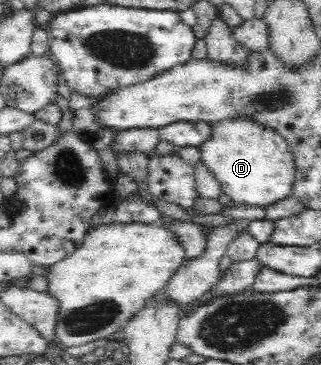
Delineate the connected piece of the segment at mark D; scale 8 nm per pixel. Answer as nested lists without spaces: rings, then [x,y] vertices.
[[[223,120],[212,125],[207,141],[198,146],[200,160],[219,181],[233,205],[265,208],[292,193],[296,164],[289,143],[276,131],[255,121]]]

